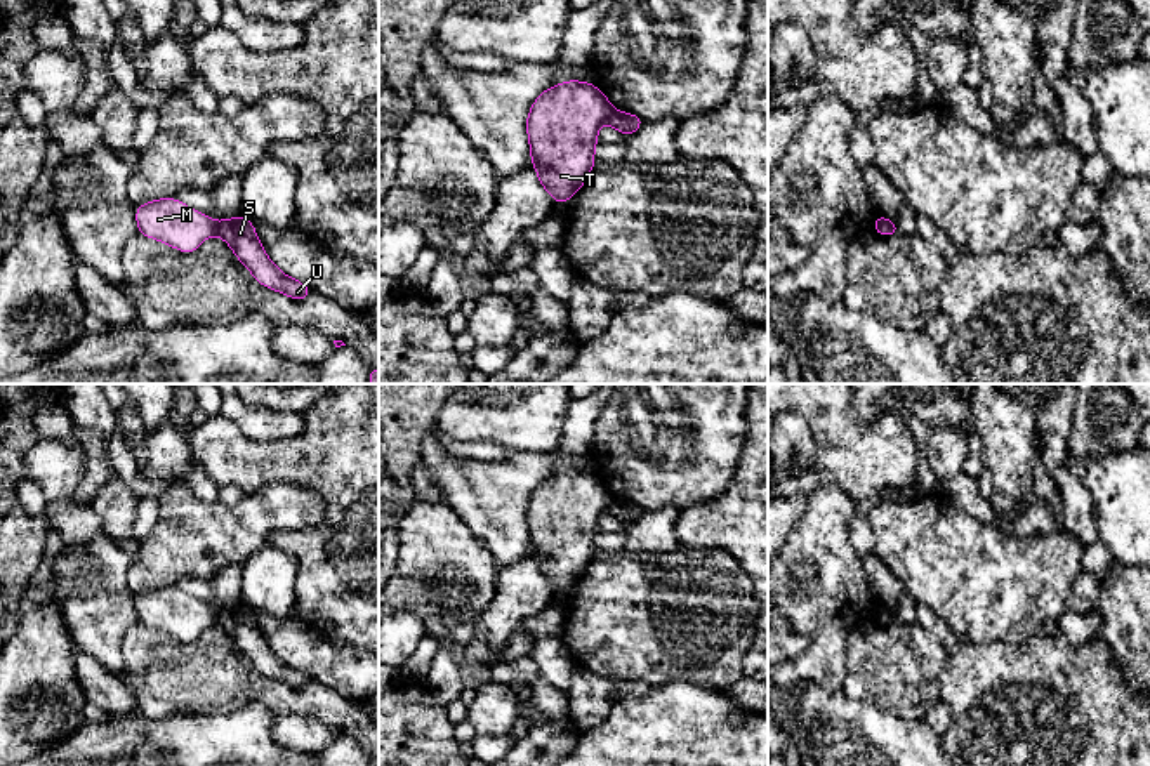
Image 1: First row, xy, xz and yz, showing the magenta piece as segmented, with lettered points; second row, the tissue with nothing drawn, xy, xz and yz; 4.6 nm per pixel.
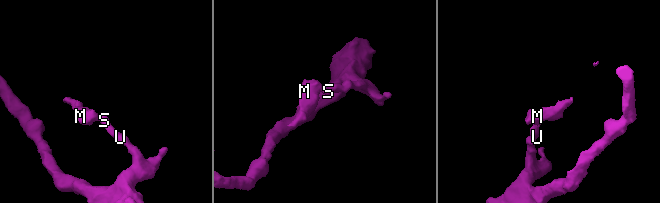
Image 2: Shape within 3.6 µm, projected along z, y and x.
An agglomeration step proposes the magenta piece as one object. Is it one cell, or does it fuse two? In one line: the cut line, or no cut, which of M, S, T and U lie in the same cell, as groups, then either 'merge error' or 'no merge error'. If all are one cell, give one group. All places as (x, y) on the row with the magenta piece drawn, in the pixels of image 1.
xy (216, 224), (218, 233) | M T / S U | merge error

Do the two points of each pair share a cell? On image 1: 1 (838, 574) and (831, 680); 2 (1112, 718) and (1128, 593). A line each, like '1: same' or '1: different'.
1: same
2: different

